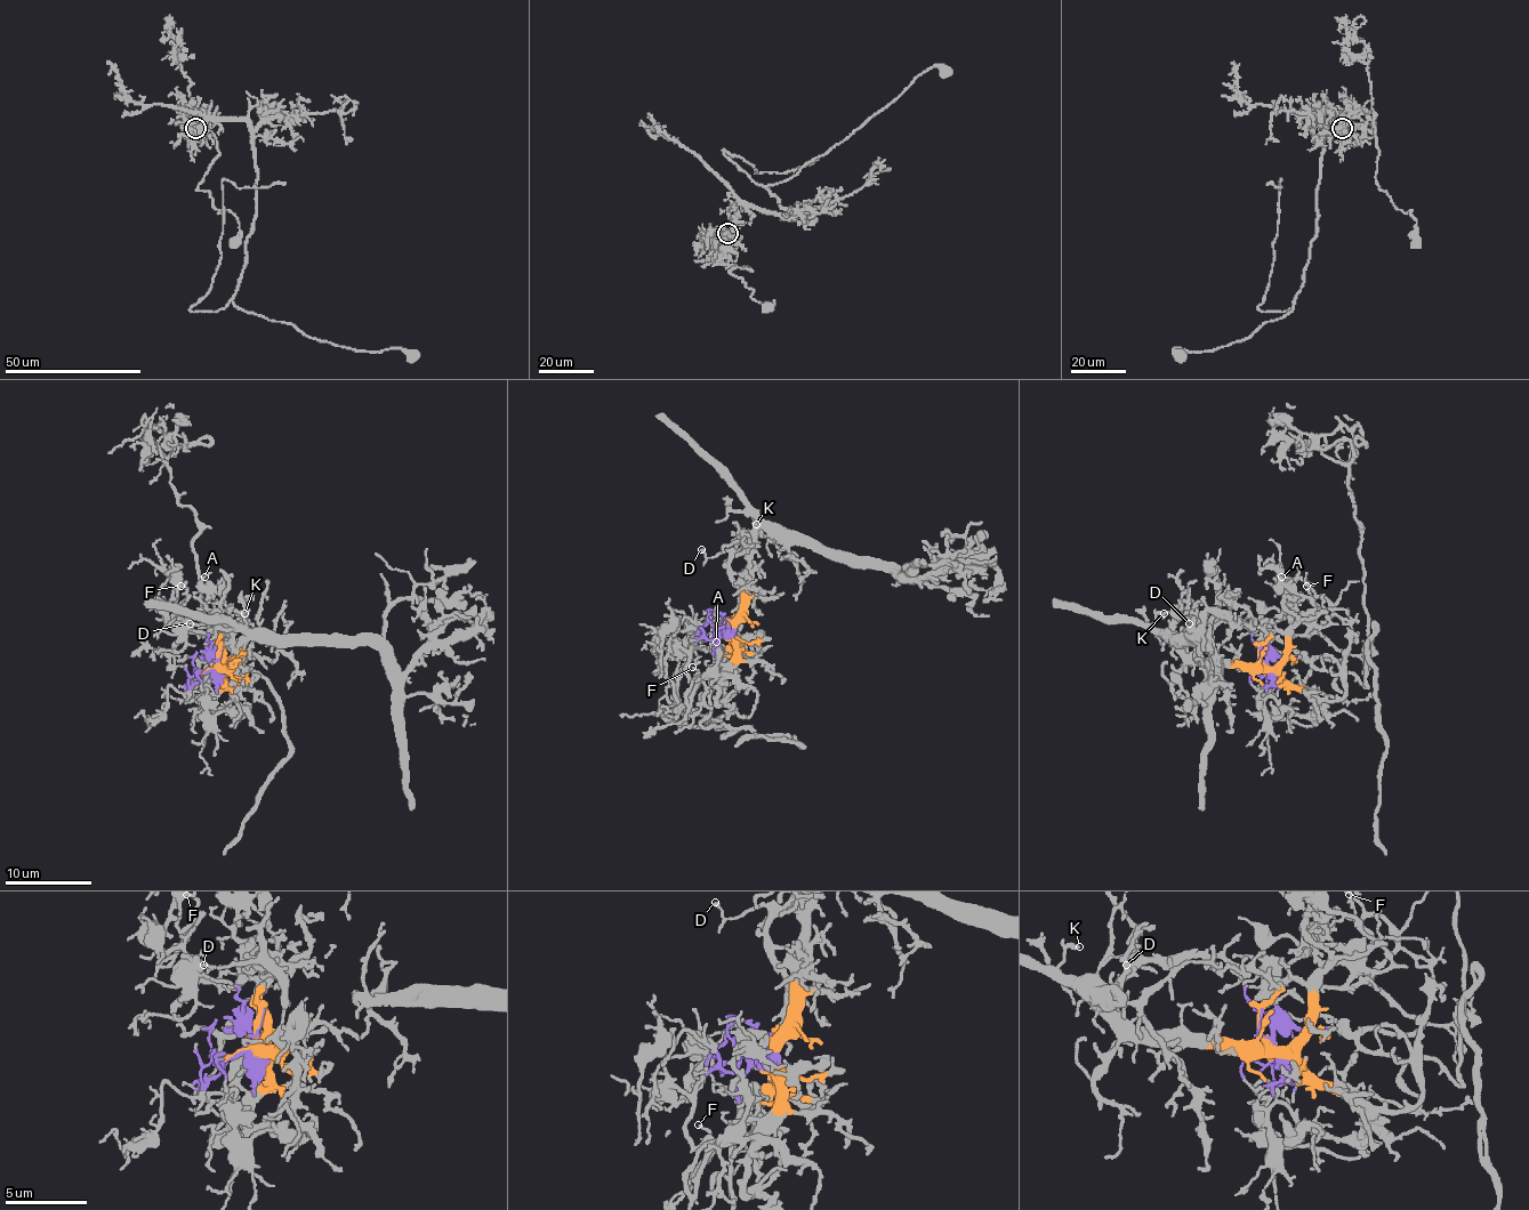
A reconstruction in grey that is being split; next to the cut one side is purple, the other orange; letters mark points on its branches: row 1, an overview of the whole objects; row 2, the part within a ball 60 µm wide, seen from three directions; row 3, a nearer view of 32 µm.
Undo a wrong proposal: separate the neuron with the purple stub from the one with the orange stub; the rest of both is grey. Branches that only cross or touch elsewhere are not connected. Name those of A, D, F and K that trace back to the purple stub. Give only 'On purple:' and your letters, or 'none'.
On purple: A, F

